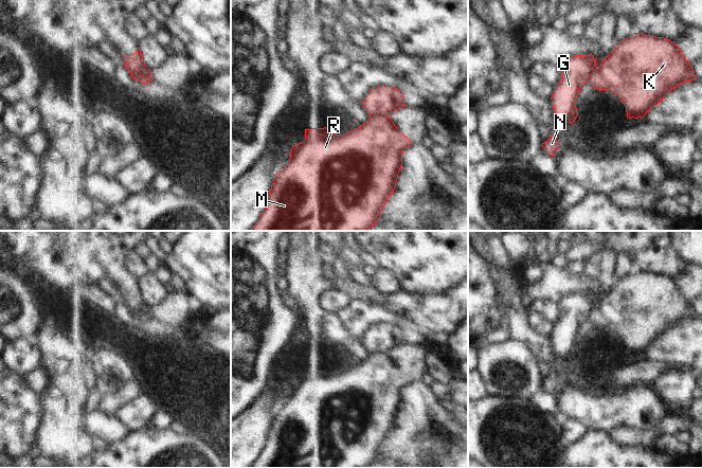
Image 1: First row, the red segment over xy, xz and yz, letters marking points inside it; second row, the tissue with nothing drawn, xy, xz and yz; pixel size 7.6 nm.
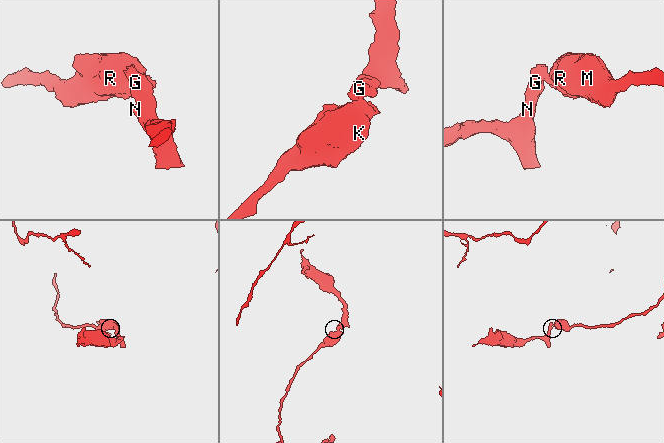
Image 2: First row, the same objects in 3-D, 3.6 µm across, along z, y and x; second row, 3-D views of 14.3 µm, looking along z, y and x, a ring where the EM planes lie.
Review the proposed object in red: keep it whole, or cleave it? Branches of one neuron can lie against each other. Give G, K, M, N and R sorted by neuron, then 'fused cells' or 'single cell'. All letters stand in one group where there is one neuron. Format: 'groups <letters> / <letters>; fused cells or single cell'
groups G N / K M R; fused cells

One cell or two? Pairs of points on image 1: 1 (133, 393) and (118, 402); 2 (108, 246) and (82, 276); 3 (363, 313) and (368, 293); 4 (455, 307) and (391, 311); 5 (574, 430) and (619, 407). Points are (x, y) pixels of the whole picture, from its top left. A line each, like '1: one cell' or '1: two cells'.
1: one cell
2: one cell
3: two cells
4: one cell
5: two cells

